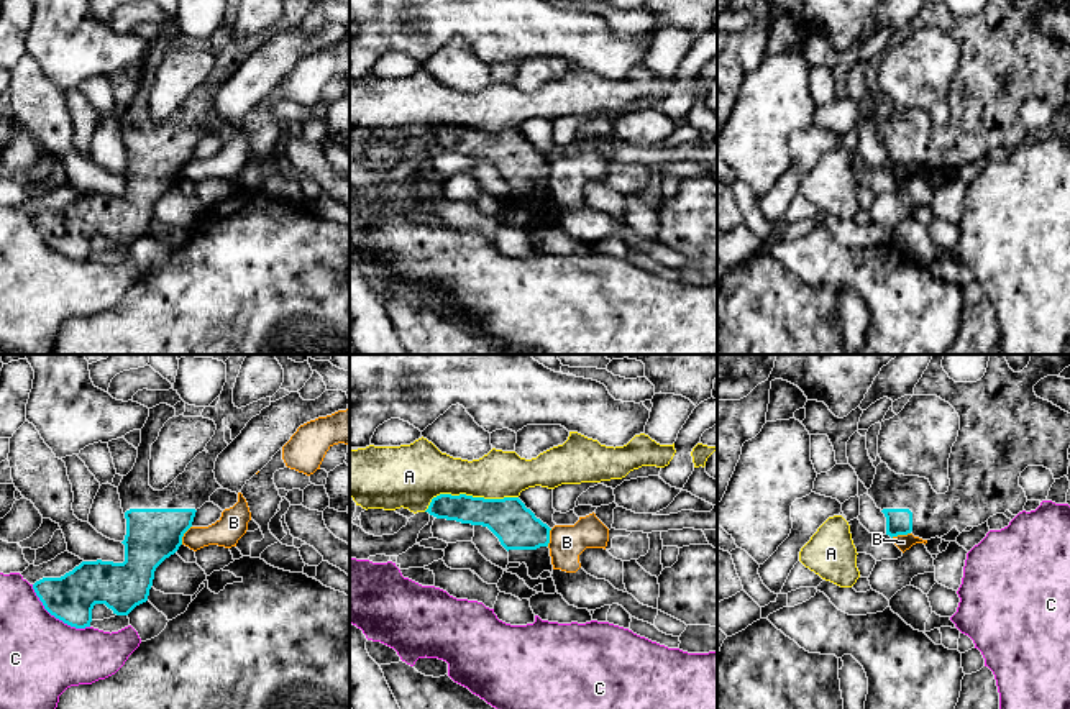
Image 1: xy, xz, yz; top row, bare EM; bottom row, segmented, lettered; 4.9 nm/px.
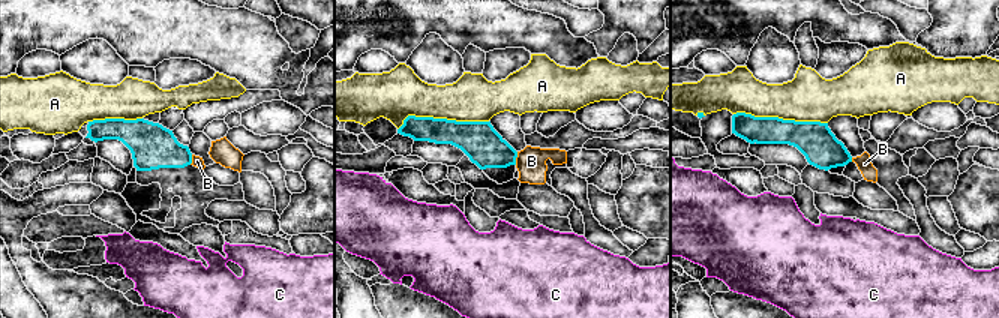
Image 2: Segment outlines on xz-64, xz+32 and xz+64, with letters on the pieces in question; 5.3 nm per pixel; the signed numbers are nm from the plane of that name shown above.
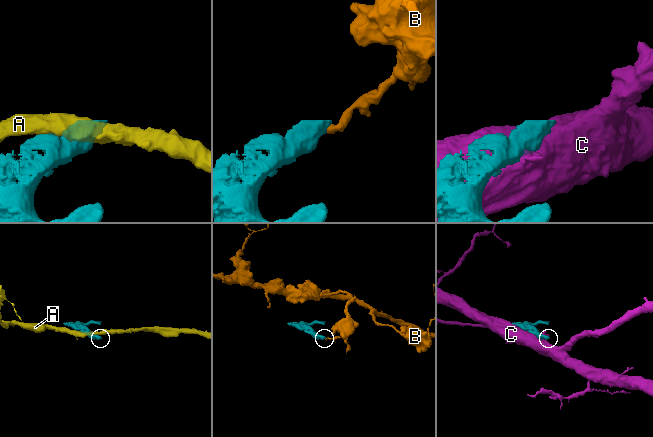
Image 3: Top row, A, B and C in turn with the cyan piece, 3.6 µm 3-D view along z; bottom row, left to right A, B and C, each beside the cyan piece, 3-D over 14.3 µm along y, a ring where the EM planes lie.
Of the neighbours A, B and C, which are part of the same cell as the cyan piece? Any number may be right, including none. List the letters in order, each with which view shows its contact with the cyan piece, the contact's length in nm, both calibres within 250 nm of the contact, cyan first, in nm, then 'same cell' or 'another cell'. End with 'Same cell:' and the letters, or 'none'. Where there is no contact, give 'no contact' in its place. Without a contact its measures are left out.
A: contact in xz; length 460 nm; calibres 200 and 260 nm; another cell
B: contact in xy; length 110 nm; calibres 260 and 140 nm; another cell
C: contact in xy; length 360 nm; calibres 240 and 400 nm; another cell
Same cell: none

